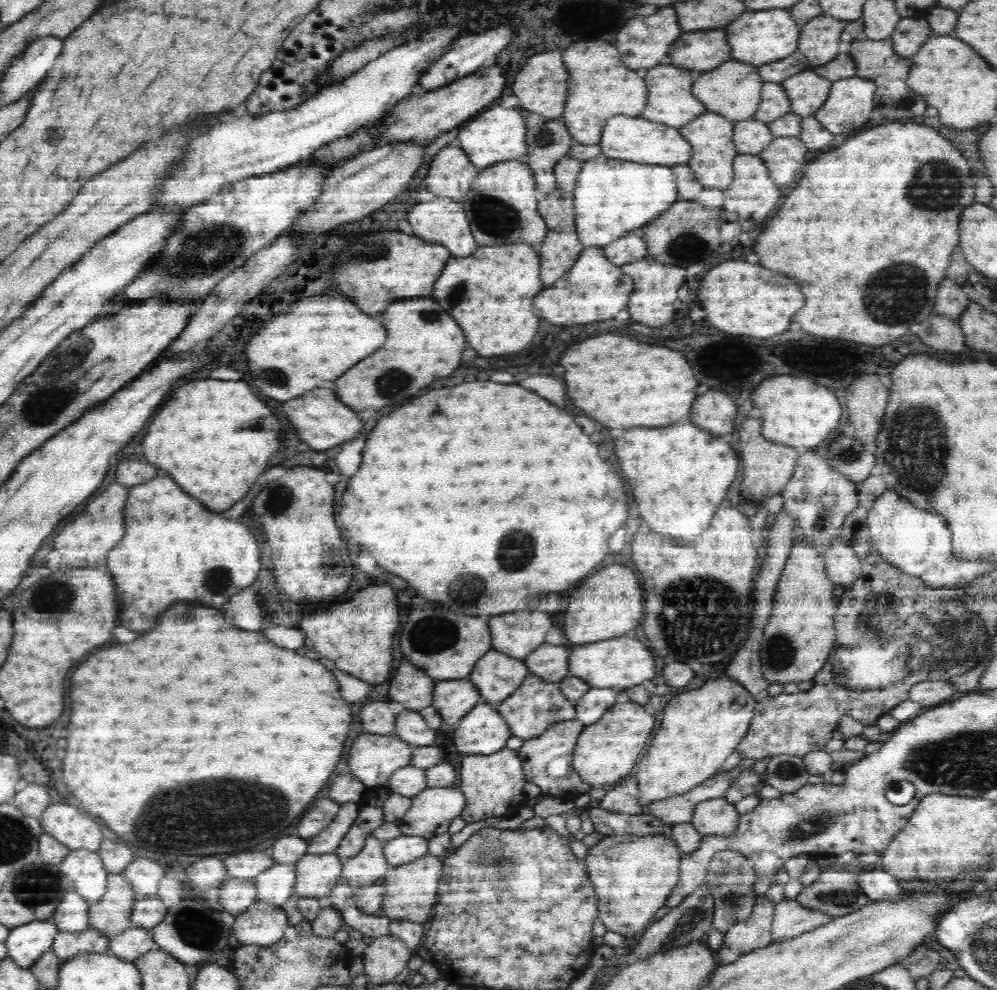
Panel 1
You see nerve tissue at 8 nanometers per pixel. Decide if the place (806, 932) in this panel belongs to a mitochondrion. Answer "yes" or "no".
no

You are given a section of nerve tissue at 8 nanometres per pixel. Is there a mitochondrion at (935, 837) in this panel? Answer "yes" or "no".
no

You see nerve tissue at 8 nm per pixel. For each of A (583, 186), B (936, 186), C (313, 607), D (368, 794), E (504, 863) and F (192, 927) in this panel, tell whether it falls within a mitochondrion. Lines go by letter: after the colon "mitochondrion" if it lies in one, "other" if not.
A: other
B: mitochondrion
C: other
D: other
E: mitochondrion
F: mitochondrion

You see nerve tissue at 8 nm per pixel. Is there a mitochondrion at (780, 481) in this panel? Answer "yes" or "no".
no

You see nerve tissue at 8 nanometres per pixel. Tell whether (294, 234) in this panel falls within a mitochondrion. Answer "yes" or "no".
no

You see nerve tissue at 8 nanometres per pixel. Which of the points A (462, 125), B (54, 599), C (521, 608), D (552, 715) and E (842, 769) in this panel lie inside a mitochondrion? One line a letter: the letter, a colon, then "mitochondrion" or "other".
A: other
B: mitochondrion
C: other
D: mitochondrion
E: other

